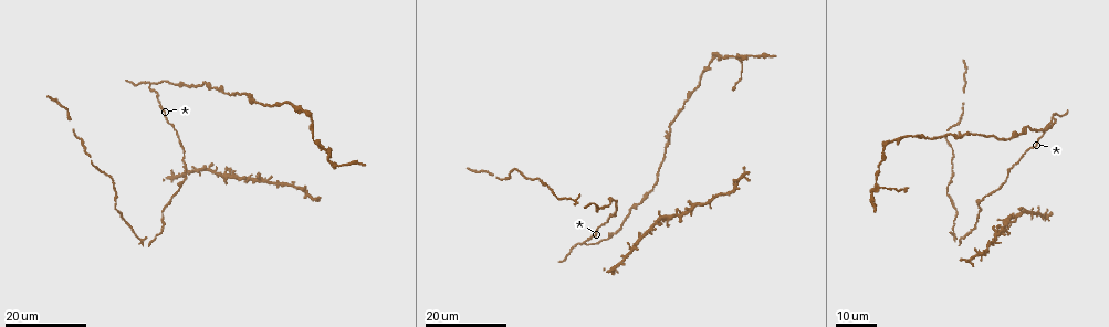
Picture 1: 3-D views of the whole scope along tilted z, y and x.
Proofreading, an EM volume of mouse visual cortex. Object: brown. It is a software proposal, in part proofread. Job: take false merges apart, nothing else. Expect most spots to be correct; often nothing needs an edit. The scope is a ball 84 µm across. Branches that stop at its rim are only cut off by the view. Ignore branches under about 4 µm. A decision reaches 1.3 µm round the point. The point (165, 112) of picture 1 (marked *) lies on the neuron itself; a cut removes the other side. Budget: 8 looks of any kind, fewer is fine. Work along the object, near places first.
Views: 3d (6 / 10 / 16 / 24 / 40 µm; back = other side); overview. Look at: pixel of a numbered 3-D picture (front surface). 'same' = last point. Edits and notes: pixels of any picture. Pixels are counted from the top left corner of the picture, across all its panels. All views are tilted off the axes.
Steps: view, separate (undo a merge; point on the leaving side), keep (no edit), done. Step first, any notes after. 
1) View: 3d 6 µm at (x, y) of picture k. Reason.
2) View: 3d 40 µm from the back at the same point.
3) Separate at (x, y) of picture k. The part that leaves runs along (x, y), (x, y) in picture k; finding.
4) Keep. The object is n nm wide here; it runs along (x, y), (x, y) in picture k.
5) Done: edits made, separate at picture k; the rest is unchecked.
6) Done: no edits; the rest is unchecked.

View: 3d 24 µm at (644, 237) of picture 1. Three-way junction.

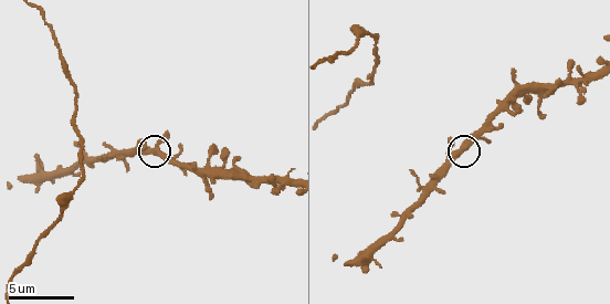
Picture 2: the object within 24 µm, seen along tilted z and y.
View: 3d 6 µm at (153, 152) of picture 2.

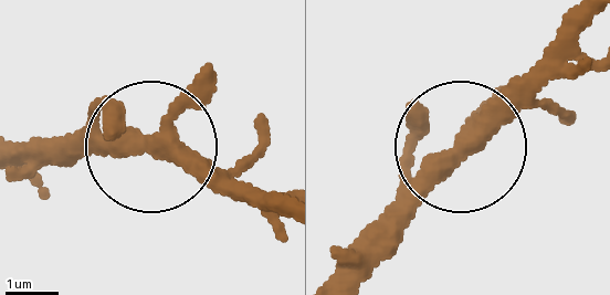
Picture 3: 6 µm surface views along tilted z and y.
Keep. The side arm is 14 µm long; continuous, no second neuron.

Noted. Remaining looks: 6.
View: 3d 16 µm at (629, 210) of picture 1. Sudden change in width.

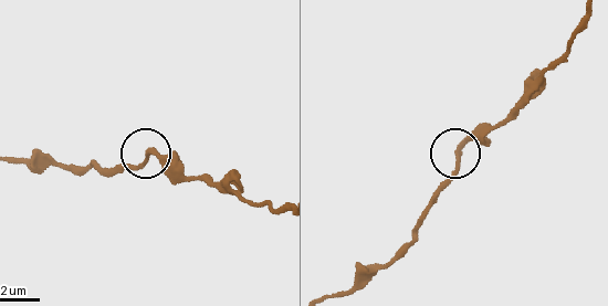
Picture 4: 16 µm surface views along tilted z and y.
View: 3d 6 µm at (461, 149) of picture 4.

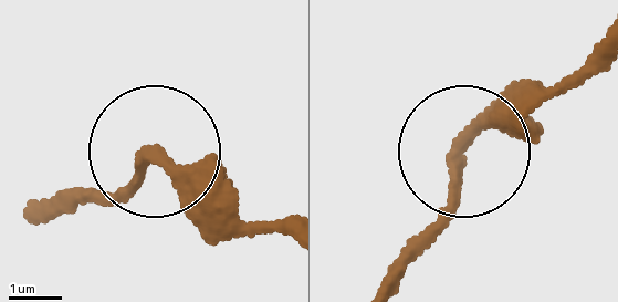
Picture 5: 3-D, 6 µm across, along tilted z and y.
Keep. It runs along (388, 285), (482, 124), (562, 81) in picture 5; all the same neuron.

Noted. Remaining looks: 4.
View: 3d 24 µm at (152, 82) of picture 1. Arms part here.

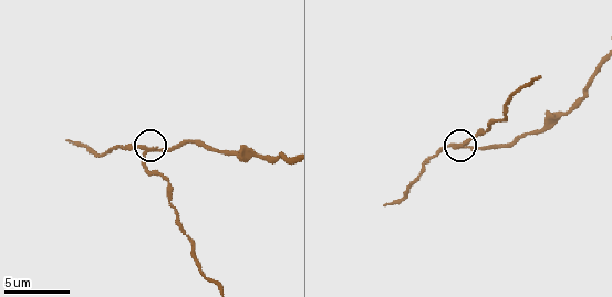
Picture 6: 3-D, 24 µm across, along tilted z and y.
View: 3d 6 µm at (145, 149) of picture 6. Closer look.

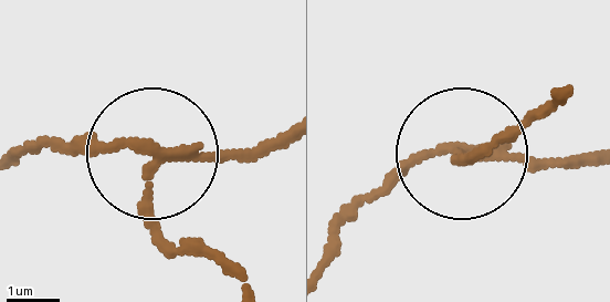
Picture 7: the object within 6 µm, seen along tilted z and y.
View: 3d 6 µm from the back at (158, 153) of picture 7.

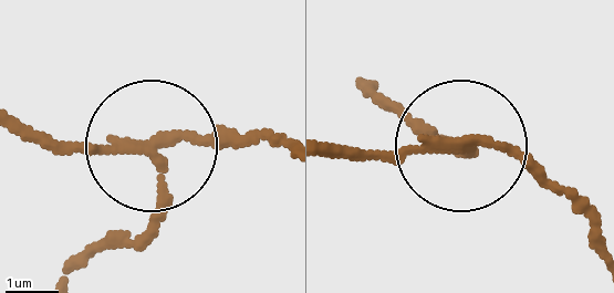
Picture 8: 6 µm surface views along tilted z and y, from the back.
Separate at (220, 133) of picture 8. The side arm is 8 µm long; the part that leaves runs along (142, 139), (276, 133) in picture 8; two neurons meet here.

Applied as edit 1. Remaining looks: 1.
Done: edits made, separate at picture 8; the rest is unchecked.

